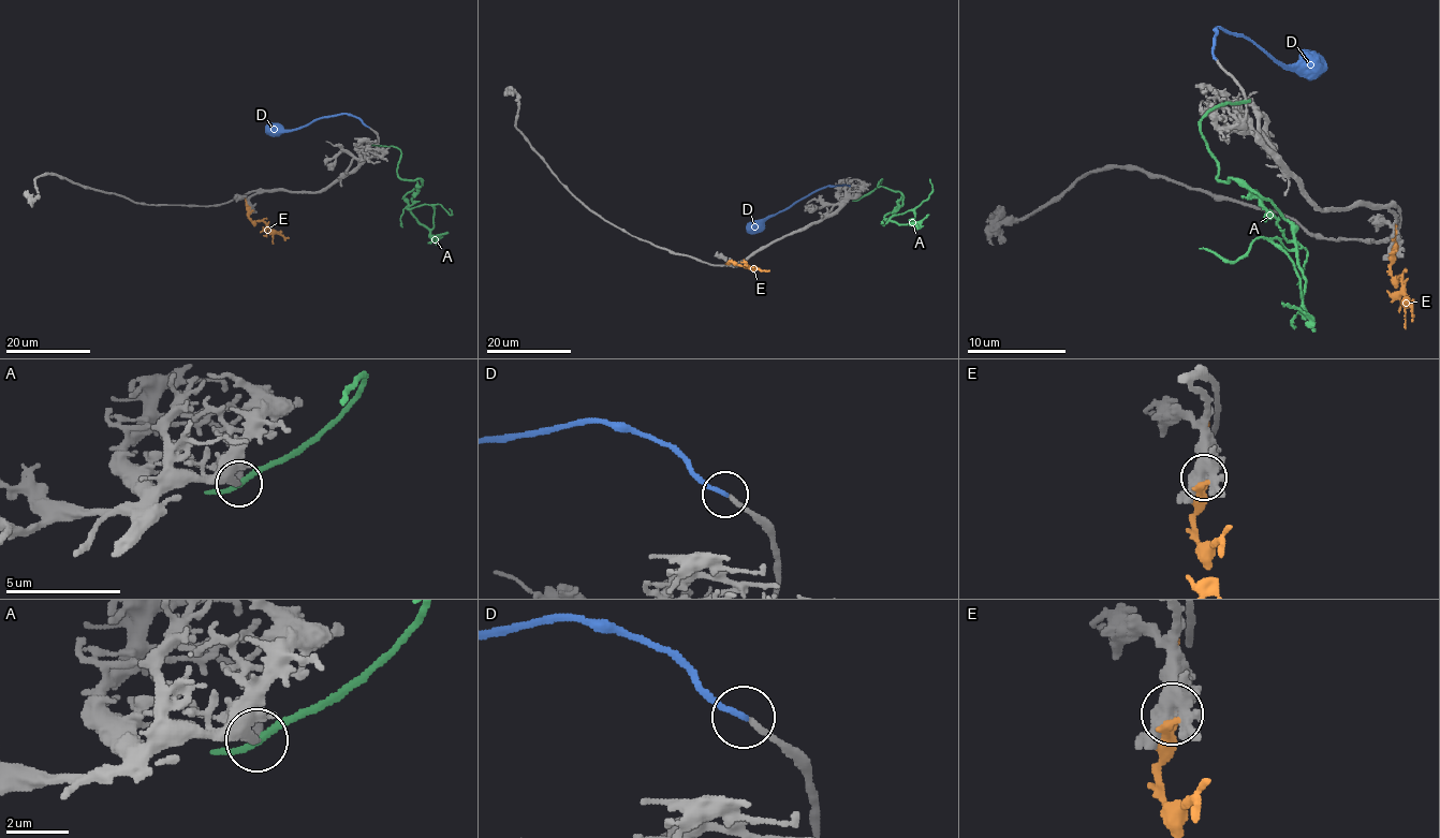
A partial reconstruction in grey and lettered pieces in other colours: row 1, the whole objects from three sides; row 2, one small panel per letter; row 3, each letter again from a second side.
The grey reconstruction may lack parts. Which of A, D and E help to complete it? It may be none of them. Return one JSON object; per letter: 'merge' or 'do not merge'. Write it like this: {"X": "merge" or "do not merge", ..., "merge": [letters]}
{"A": "do not merge", "D": "merge", "E": "do not merge", "merge": ["D"]}

